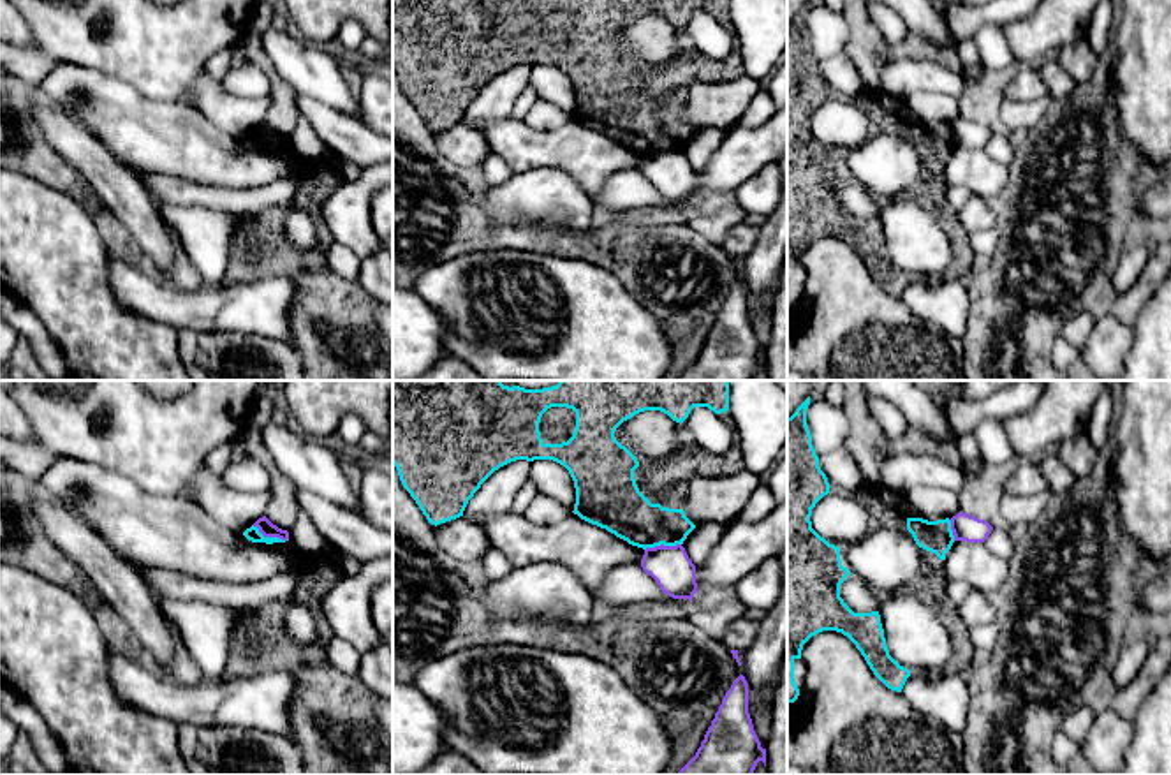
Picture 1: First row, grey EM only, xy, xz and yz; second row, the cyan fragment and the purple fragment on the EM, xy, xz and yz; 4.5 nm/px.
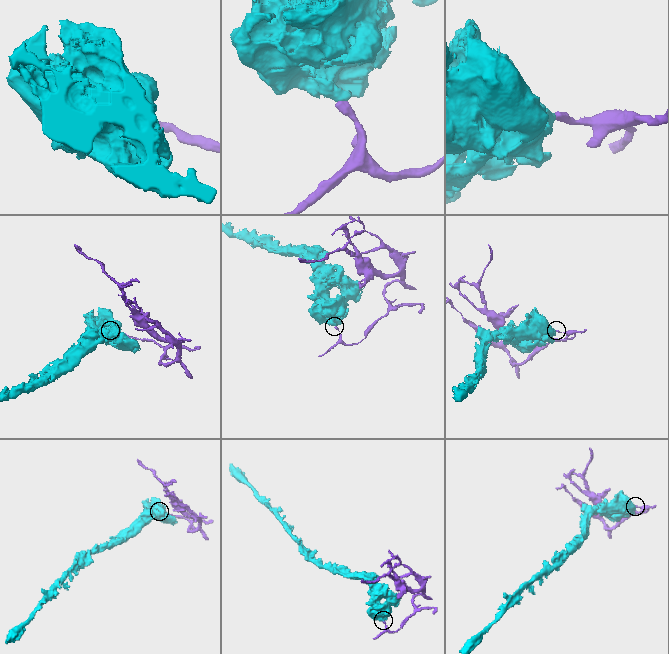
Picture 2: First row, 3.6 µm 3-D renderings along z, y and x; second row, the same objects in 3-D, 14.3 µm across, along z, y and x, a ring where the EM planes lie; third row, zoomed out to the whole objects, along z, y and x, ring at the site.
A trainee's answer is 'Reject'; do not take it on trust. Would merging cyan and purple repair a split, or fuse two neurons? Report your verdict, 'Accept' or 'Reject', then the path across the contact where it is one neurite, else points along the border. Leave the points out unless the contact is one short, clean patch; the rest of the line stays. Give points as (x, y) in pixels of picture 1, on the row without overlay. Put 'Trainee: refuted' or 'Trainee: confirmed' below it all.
Reject. Boundary: xy (252, 131), (265, 141), (287, 145)
Trainee: confirmed

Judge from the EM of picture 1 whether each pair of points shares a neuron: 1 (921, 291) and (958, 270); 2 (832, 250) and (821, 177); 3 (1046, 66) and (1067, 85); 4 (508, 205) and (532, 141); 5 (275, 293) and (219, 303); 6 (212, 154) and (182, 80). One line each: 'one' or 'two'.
1: two
2: two
3: one
4: two
5: one
6: two

